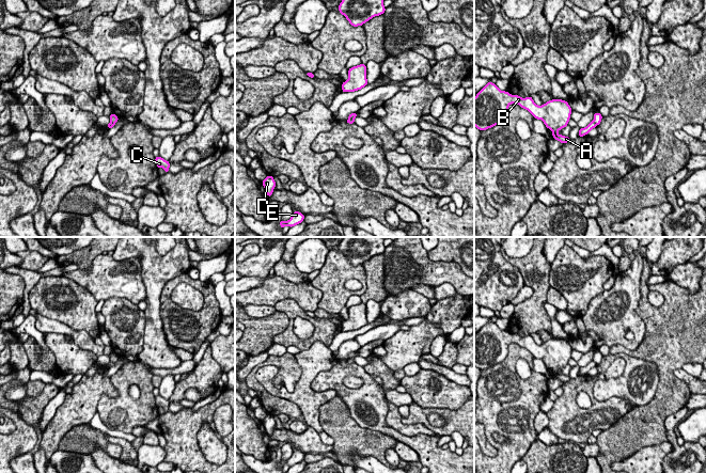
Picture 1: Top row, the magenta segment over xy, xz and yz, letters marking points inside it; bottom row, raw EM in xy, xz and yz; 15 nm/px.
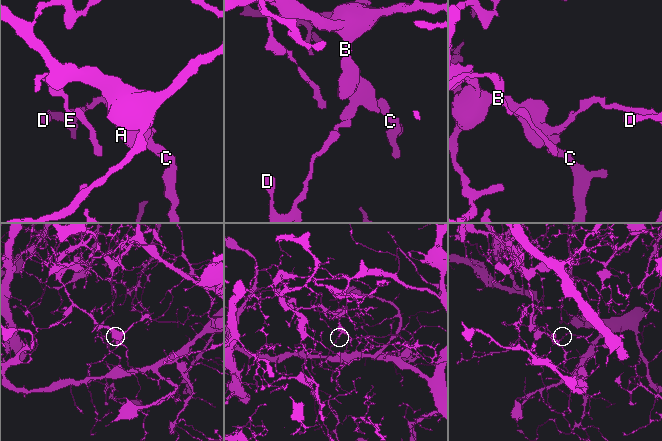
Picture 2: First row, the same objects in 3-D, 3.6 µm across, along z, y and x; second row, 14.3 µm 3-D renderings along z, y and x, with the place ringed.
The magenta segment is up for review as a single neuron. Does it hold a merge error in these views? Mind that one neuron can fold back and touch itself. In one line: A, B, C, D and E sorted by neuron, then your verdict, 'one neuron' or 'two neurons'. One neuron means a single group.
A B C / D E; two neurons

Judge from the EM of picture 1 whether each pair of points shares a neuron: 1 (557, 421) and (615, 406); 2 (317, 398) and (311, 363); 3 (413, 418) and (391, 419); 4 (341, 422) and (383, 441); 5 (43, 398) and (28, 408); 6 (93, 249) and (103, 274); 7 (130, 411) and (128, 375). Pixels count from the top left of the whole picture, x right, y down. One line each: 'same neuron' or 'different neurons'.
1: same neuron
2: same neuron
3: different neurons
4: same neuron
5: same neuron
6: different neurons
7: same neuron

